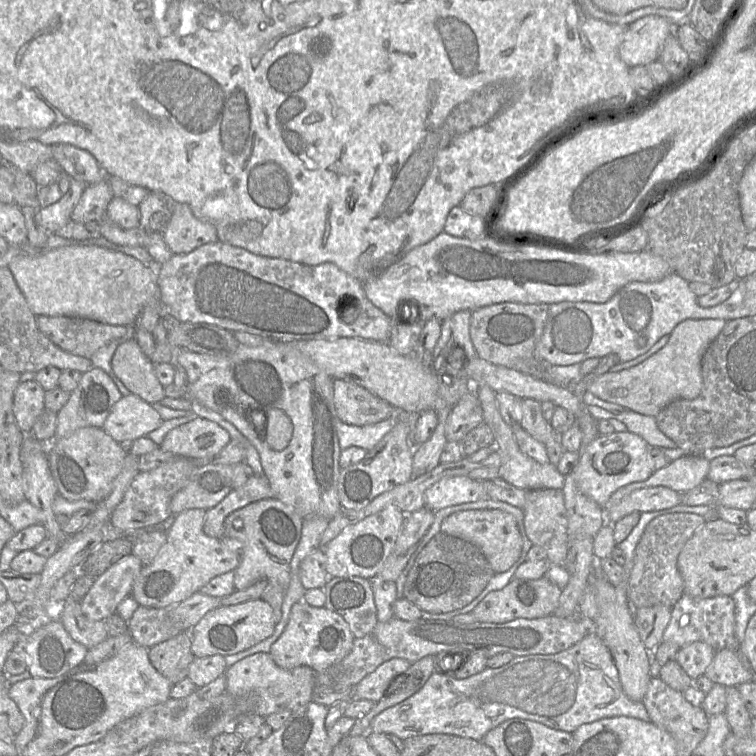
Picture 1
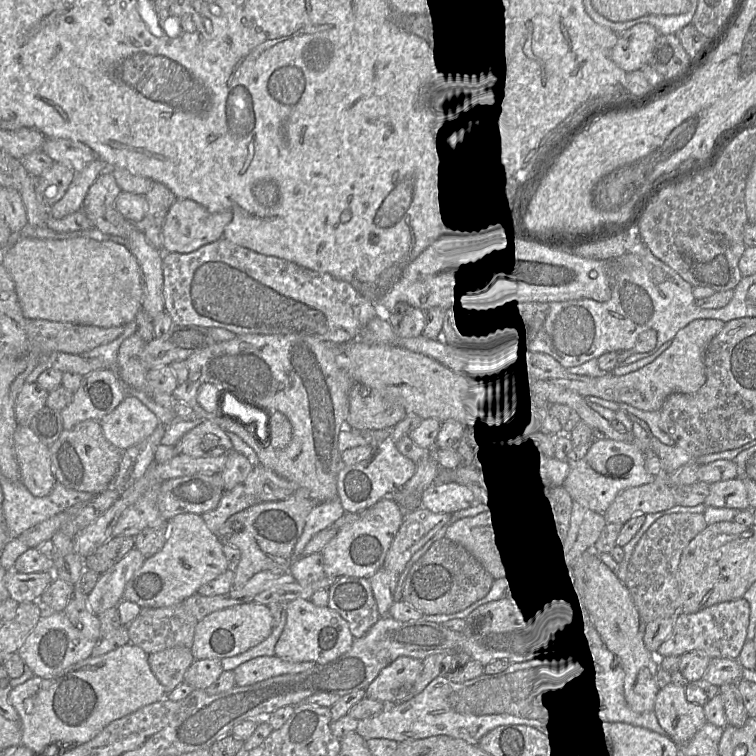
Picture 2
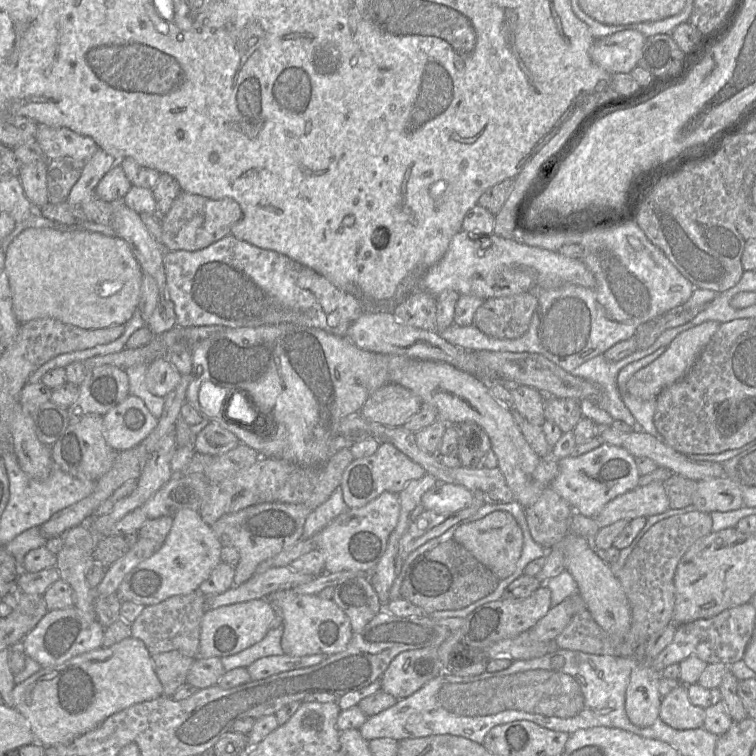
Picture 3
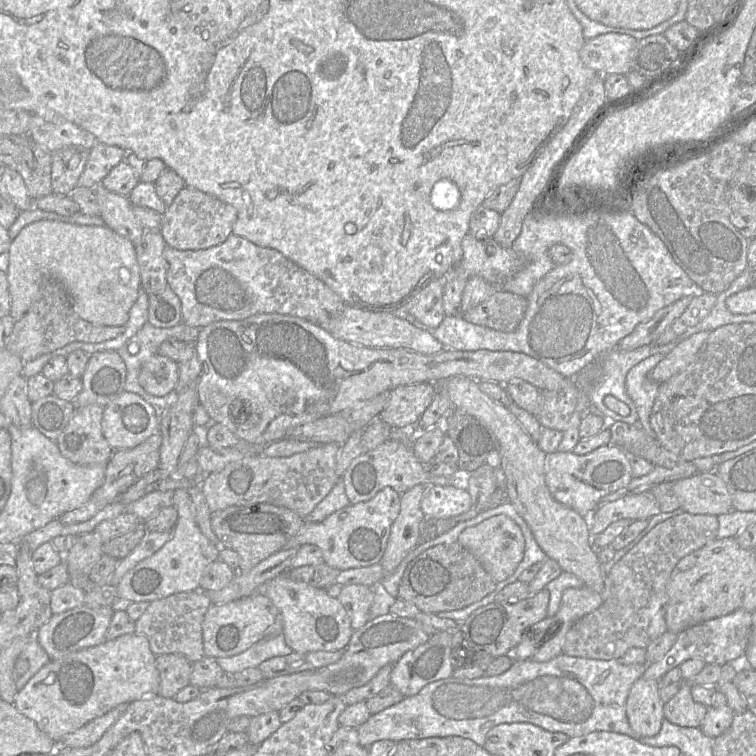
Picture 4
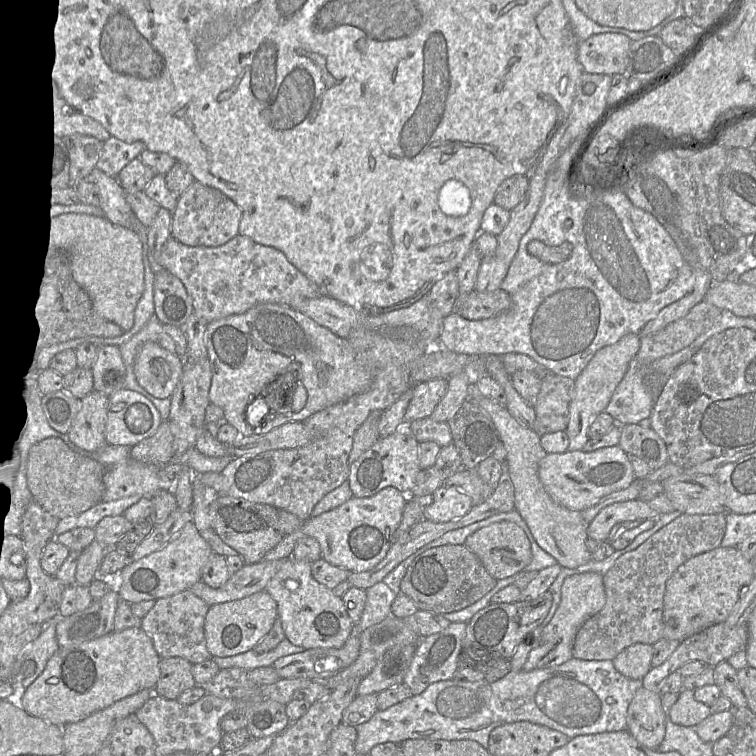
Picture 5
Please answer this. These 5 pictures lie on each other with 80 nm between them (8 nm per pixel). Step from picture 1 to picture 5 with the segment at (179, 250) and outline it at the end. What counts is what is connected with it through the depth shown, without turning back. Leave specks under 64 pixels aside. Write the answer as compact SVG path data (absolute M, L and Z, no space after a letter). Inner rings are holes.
M193 182L175 199L168 217L168 238L192 247L217 247L238 235L241 210L220 191Z

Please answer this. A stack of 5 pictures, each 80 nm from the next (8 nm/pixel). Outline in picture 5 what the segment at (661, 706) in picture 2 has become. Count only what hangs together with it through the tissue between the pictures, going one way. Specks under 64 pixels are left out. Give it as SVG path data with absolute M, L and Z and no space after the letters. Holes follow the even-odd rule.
M683 688L678 700L667 710L670 721L677 725L695 727L711 714L710 706L695 699L694 691Z

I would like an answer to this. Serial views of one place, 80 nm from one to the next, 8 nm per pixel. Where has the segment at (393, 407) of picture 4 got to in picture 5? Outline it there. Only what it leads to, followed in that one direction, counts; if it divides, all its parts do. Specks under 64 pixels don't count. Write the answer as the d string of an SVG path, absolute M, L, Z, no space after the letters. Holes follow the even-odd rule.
M438 378L414 384L413 396L404 416L404 425L428 418L447 391L447 379Z

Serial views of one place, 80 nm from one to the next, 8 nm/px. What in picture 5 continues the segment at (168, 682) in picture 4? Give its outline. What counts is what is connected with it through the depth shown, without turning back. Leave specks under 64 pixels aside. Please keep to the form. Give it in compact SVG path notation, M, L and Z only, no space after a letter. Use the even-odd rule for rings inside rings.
M181 657L161 658L160 677L154 693L170 700L176 700L183 692L197 684L192 675L192 665Z

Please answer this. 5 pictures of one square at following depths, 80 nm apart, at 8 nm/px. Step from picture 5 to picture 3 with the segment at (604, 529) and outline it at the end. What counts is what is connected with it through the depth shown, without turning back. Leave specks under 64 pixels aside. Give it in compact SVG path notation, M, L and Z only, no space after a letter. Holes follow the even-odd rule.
M655 481L614 498L604 506L595 520L599 527L603 528L618 520L648 518L669 509L670 502L663 482Z

